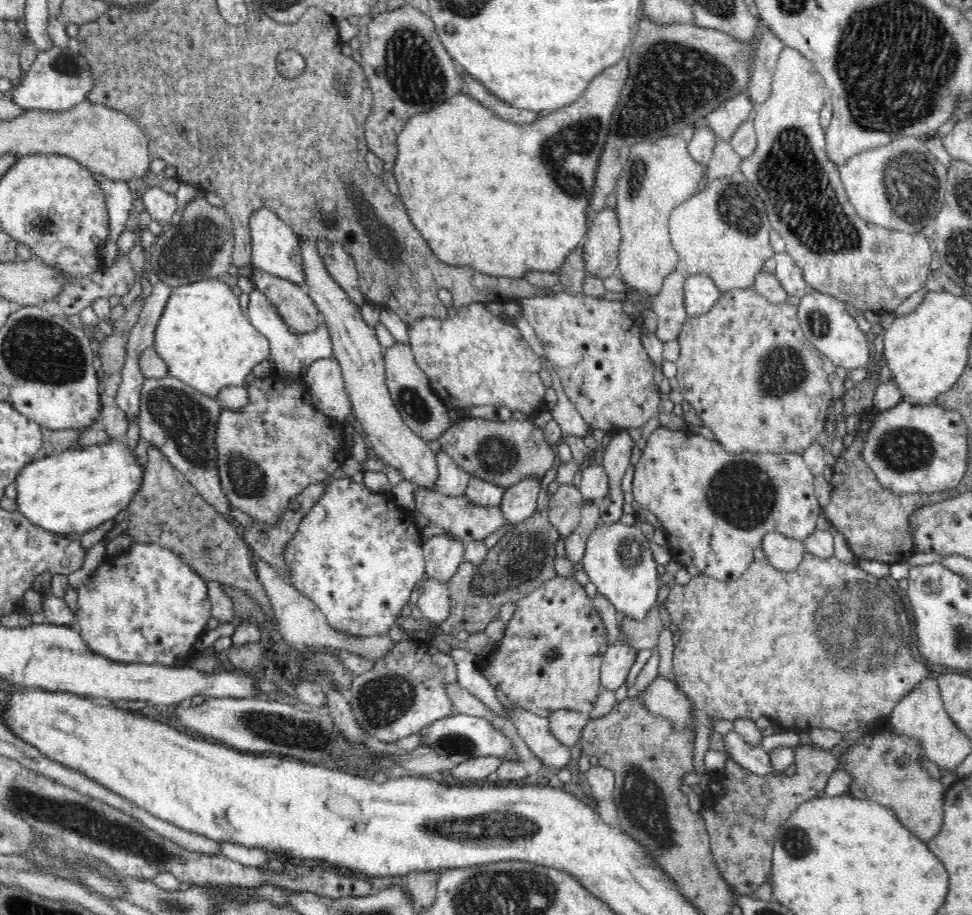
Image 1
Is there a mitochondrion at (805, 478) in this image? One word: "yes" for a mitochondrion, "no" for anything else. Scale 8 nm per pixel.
no

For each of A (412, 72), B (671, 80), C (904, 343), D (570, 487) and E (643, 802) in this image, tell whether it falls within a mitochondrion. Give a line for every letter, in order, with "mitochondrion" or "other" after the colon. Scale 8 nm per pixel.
A: mitochondrion
B: mitochondrion
C: other
D: other
E: mitochondrion

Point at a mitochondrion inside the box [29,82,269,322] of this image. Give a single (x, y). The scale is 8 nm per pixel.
(193, 250)

